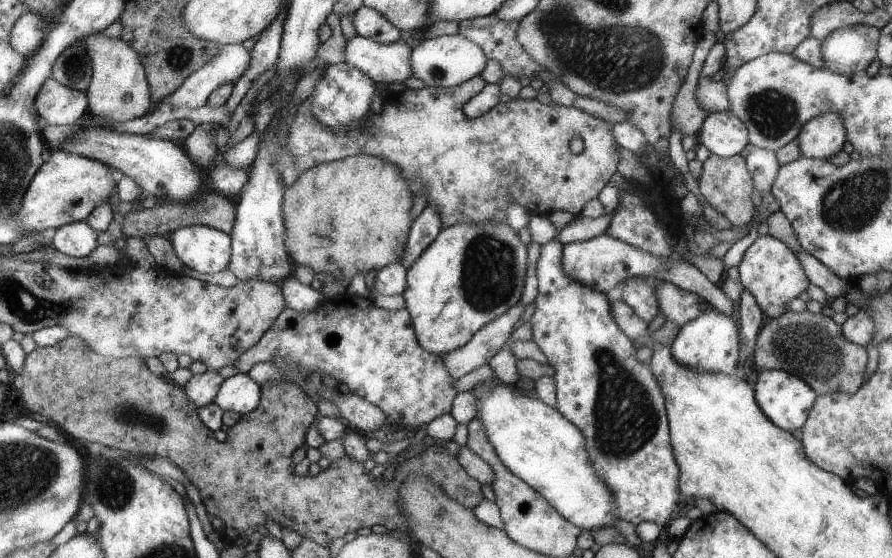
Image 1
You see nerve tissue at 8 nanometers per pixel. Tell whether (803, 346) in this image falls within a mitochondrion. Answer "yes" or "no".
yes

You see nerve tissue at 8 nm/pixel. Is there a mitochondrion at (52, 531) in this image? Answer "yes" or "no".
no

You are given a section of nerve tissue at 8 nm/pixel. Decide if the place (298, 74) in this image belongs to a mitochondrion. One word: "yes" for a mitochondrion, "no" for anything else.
no

